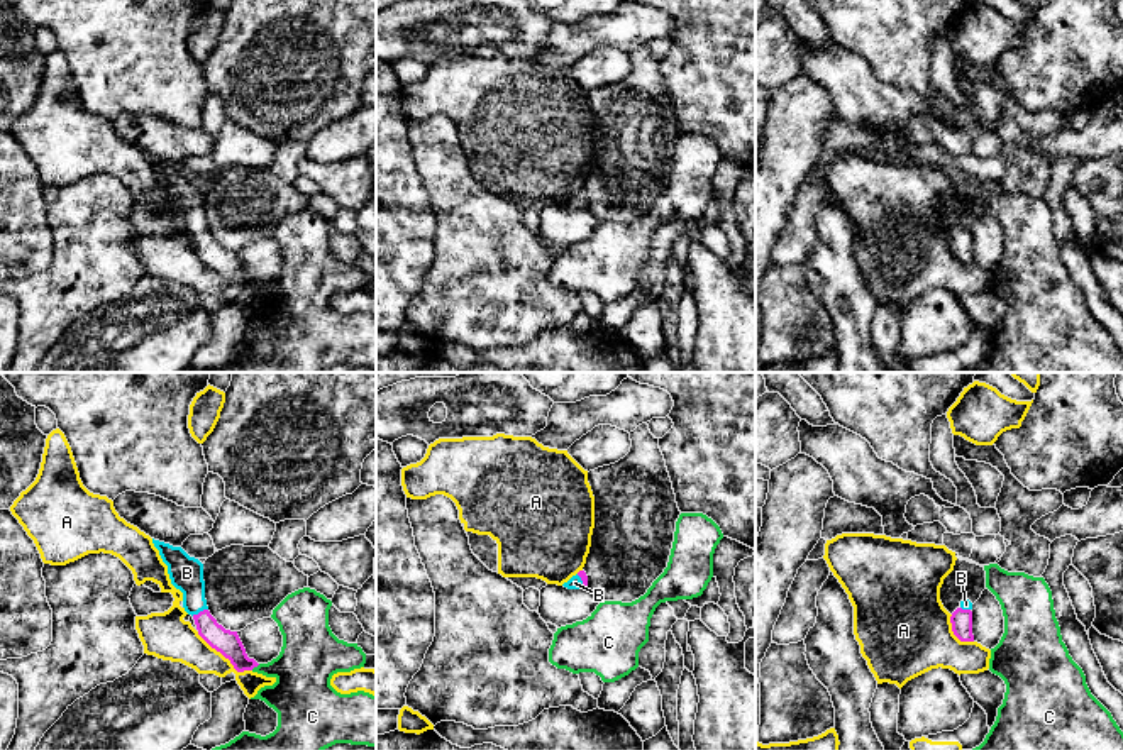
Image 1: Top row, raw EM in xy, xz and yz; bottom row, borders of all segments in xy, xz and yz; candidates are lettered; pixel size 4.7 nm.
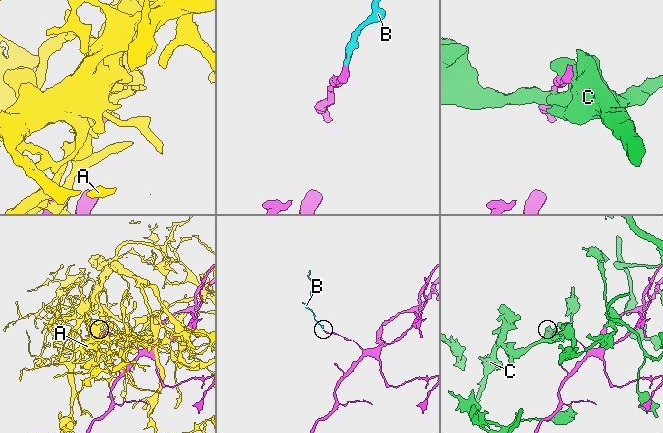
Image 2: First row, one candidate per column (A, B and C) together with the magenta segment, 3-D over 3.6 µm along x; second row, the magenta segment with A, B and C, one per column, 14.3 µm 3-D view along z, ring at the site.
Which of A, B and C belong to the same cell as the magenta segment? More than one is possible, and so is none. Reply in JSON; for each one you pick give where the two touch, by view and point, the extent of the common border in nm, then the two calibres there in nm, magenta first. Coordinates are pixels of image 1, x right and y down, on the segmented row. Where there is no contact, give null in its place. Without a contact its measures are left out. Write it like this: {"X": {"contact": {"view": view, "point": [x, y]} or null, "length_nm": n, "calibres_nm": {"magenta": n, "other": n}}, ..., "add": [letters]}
{"B": {"contact": {"view": "xy", "point": [200, 612]}, "length_nm": 90, "calibres_nm": {"magenta": 120, "other": 160}}, "add": ["B"]}

